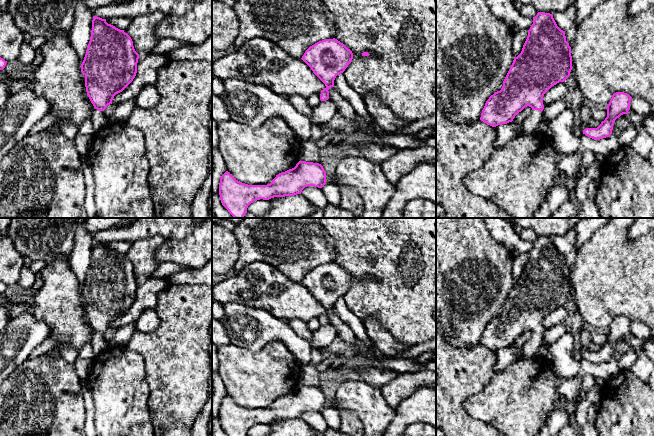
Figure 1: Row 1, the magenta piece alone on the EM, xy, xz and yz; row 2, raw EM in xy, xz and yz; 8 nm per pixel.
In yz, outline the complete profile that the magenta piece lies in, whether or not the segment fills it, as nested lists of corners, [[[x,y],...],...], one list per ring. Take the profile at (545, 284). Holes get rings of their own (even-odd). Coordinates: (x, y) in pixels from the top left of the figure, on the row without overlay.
[[[538,236],[528,254],[527,263],[521,277],[514,281],[513,287],[503,305],[500,315],[486,325],[480,344],[496,351],[512,346],[525,331],[532,332],[531,338],[521,347],[521,355],[531,358],[537,354],[543,339],[544,318],[559,306],[564,306],[572,294],[571,271],[566,265],[565,255],[561,254],[550,237]]]

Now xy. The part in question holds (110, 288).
[[[93,240],[91,261],[81,288],[81,296],[85,300],[87,319],[95,332],[91,338],[95,357],[104,352],[110,344],[103,335],[112,328],[114,320],[122,316],[135,302],[138,283],[139,278],[134,273],[133,265],[124,254],[108,248],[106,243]]]

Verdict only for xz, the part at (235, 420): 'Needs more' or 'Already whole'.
Already whole

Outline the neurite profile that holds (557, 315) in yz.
[[[559,306],[552,310],[543,320],[543,329],[547,330],[562,322],[567,317],[567,314],[568,312],[565,306]]]

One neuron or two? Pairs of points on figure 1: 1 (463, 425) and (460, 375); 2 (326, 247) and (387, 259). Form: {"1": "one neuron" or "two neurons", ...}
{"1": "one neuron", "2": "two neurons"}

